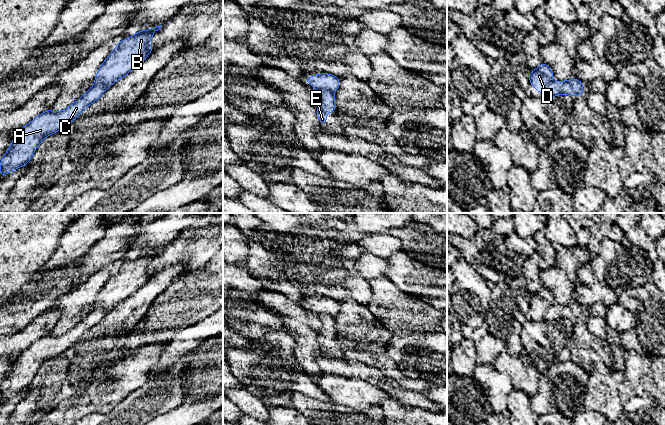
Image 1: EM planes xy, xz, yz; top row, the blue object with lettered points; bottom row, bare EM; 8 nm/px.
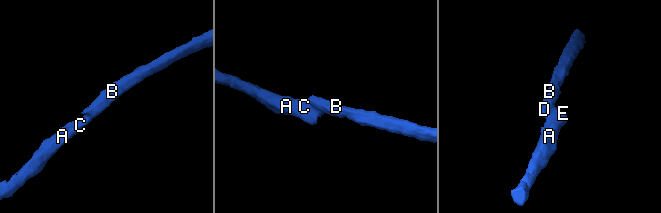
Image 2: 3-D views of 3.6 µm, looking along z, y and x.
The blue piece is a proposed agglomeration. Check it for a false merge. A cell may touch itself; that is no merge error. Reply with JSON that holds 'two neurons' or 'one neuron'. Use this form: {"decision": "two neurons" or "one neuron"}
{"decision": "two neurons"}

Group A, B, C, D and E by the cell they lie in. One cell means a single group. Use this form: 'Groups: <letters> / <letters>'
Groups: A C E / B D

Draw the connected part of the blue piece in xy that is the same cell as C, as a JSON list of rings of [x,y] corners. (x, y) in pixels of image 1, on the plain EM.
[[[94,308],[67,332],[59,336],[49,333],[19,353],[7,376],[1,382],[1,402],[28,388],[37,371],[46,361],[72,348],[84,333],[100,323],[105,315],[103,308]]]

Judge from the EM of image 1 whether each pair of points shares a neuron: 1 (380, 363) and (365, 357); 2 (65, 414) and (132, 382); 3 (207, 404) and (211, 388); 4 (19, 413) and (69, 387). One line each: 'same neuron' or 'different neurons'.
1: same neuron
2: same neuron
3: different neurons
4: same neuron

